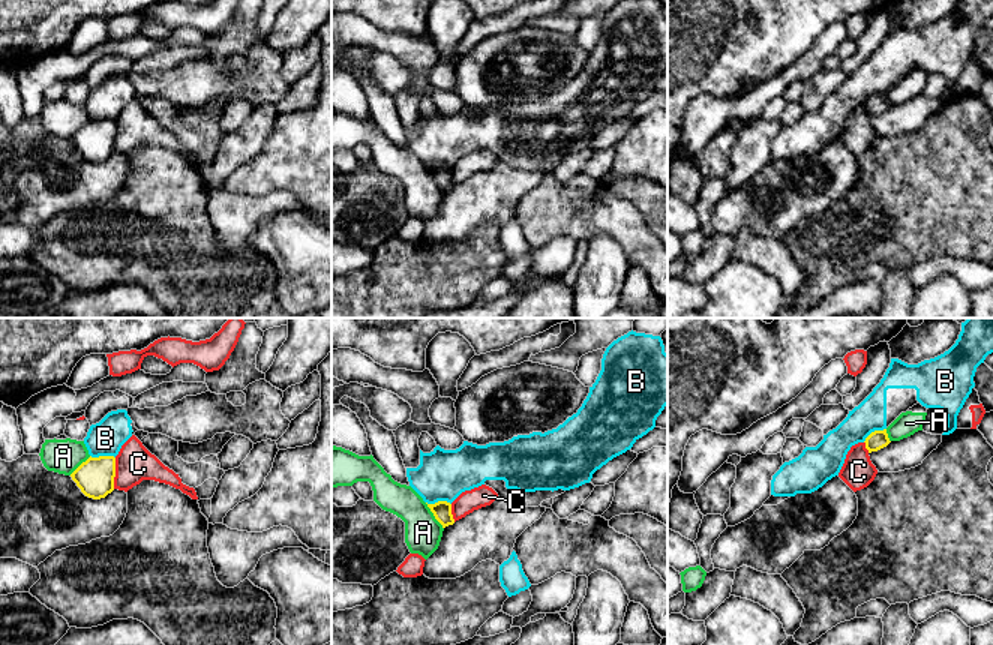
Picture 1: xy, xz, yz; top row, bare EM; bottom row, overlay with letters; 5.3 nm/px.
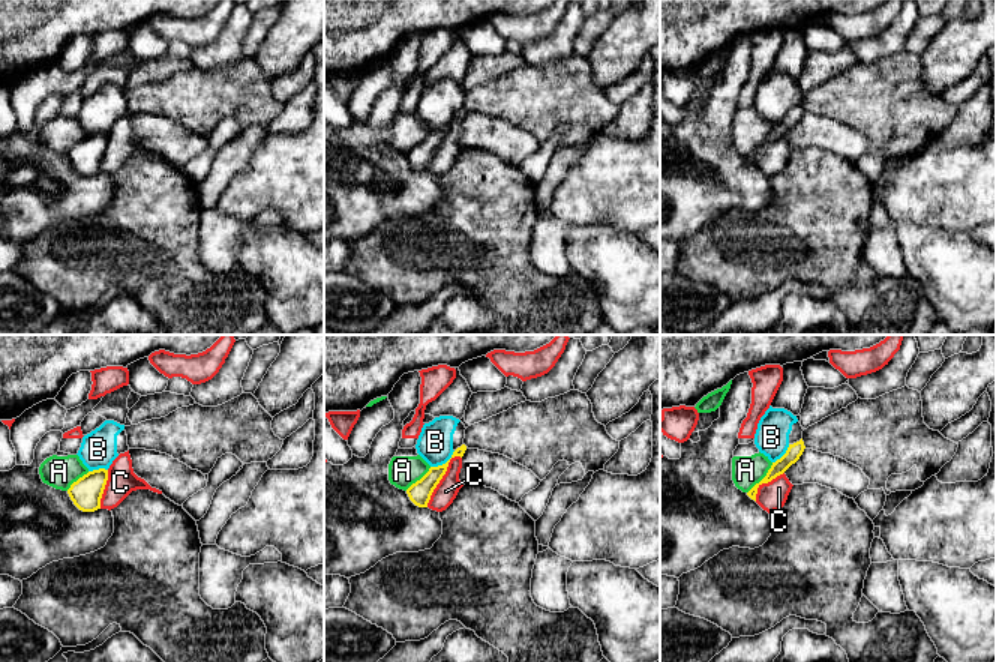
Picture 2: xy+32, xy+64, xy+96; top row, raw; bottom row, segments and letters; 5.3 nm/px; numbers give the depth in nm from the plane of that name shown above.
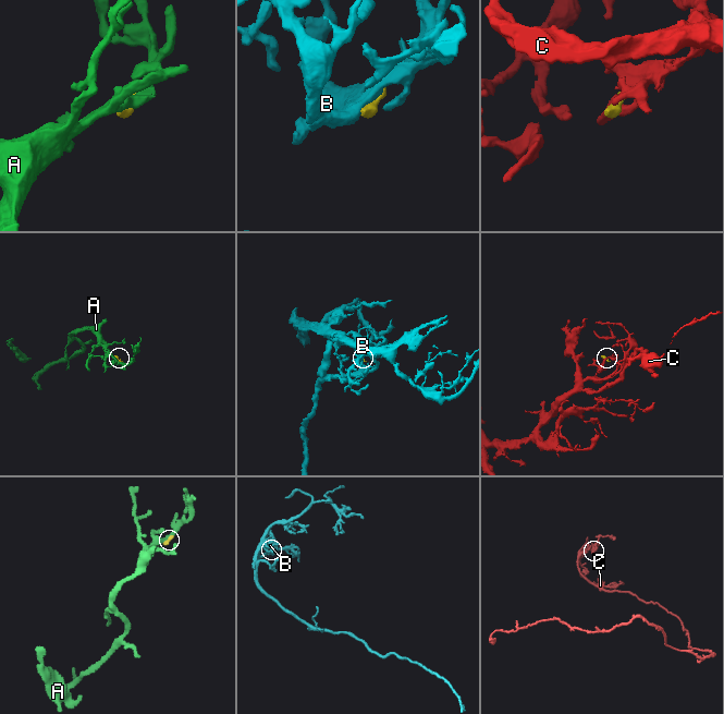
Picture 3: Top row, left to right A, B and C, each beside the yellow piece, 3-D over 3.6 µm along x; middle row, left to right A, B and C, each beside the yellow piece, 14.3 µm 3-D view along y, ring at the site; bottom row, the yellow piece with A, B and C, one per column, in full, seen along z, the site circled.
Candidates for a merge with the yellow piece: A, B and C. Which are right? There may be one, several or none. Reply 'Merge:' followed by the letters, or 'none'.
Merge: none

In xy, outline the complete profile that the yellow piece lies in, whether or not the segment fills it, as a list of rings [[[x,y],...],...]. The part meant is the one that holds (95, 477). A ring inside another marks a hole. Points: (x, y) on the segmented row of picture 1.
[[[90,456],[70,477],[86,496],[93,500],[105,498],[114,490],[116,458]]]

